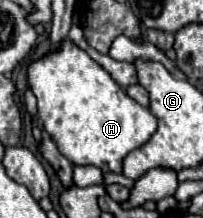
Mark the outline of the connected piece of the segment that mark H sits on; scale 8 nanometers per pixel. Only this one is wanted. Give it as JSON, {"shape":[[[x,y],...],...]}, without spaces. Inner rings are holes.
{"shape":[[[70,38],[62,42],[62,50],[54,50],[54,54],[46,52],[42,58],[28,64],[28,88],[38,98],[38,120],[44,124],[44,130],[52,136],[58,150],[70,158],[72,164],[92,164],[98,166],[102,172],[122,172],[124,156],[142,146],[156,130],[156,118],[146,106],[140,106],[132,100],[122,86],[118,86],[98,62],[94,62],[86,50],[74,46]]]}

